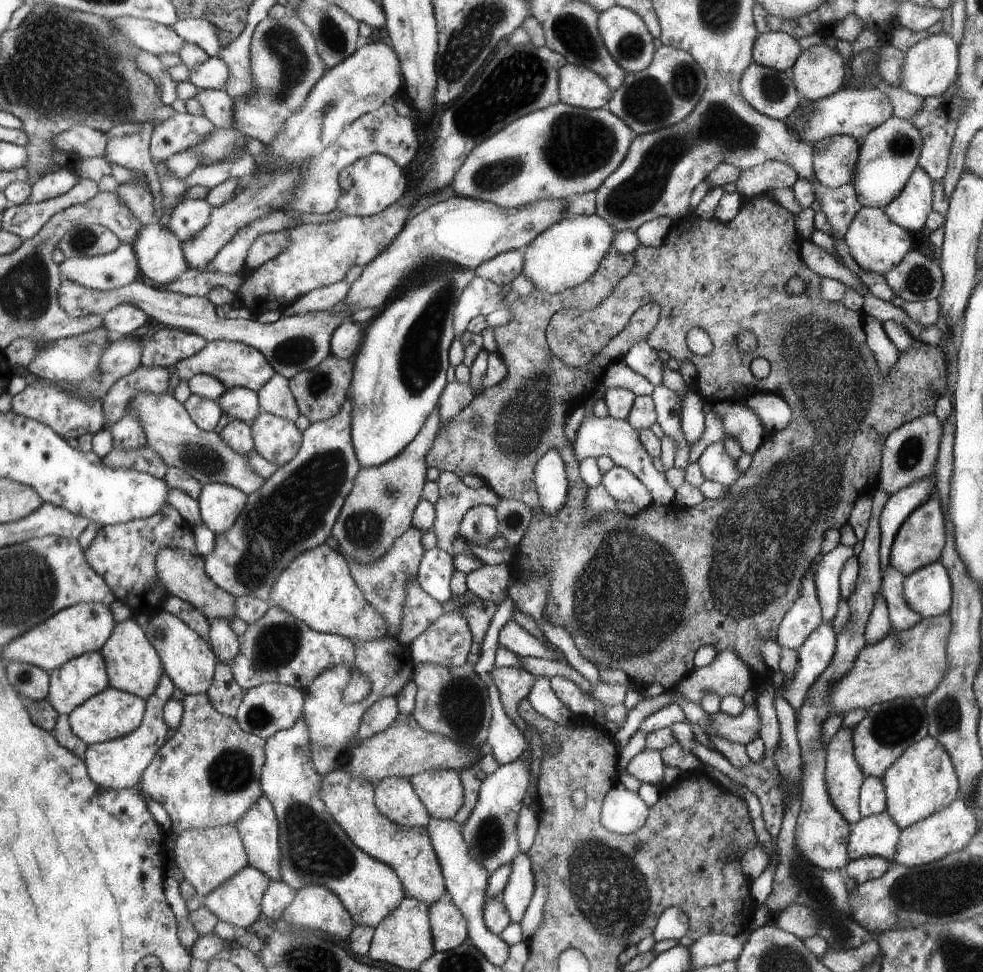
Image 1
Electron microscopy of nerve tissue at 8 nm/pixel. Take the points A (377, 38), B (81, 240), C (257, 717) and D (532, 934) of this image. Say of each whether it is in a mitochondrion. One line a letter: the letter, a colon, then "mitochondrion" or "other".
A: other
B: mitochondrion
C: mitochondrion
D: other

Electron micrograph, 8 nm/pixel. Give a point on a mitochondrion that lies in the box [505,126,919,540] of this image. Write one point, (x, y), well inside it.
(902, 144)

